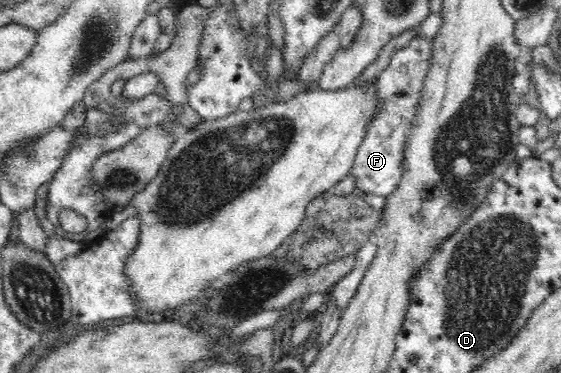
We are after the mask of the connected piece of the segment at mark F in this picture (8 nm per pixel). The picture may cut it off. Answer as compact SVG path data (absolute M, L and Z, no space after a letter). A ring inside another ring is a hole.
M430 36L416 37L404 48L397 50L386 69L375 80L376 96L382 102L382 108L365 130L366 136L356 151L351 170L356 177L356 189L361 194L390 196L402 180L404 150L414 130L419 103L423 100L424 80L430 70L430 58L434 52L433 40Z

